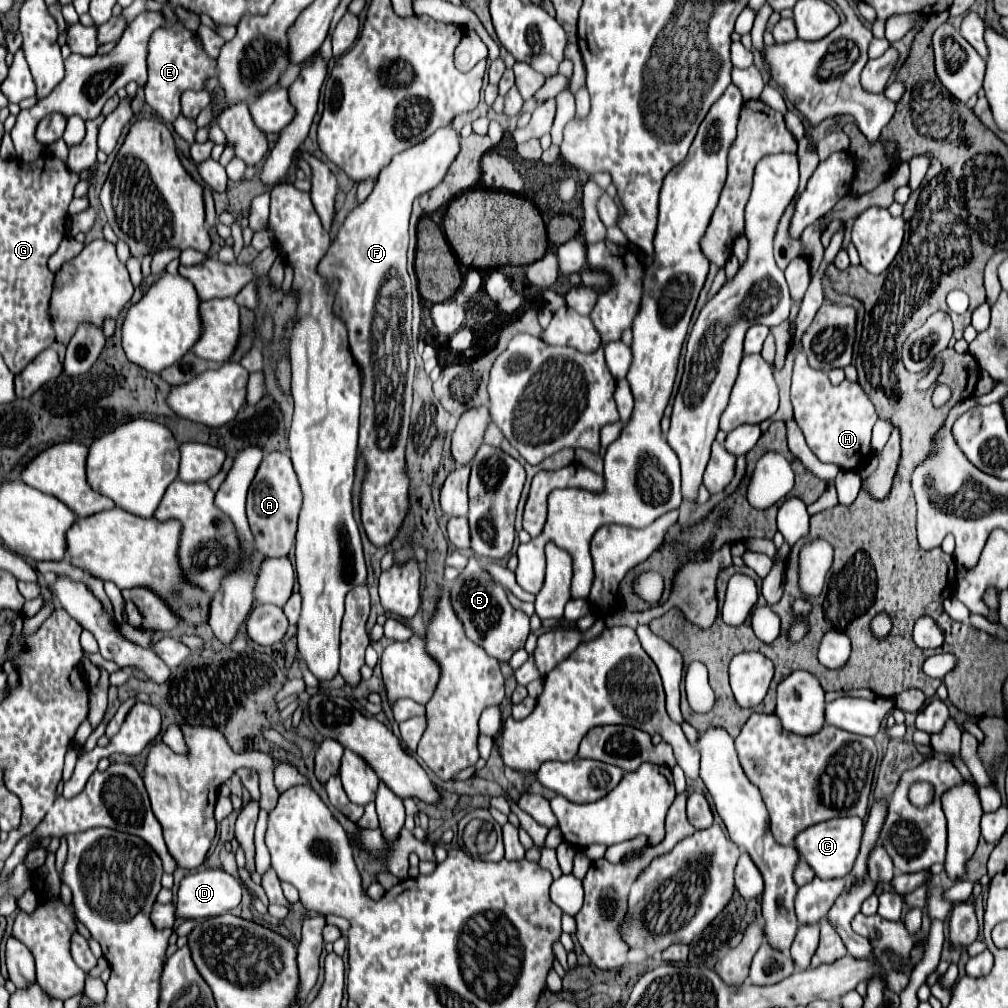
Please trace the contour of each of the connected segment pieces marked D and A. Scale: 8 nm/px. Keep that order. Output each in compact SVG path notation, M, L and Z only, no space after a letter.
M203 869L193 875L187 875L181 881L175 911L177 911L177 917L185 917L185 919L217 917L235 909L241 903L241 897L243 897L243 889L233 875L229 875L223 869Z
M269 453L263 457L261 469L257 471L249 495L247 495L247 519L251 533L255 537L257 549L265 553L267 557L289 557L295 533L297 533L297 517L301 513L303 505L303 493L291 463L291 457L287 453Z

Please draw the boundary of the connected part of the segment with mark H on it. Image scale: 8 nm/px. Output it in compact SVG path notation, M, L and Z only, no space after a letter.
M799 353L793 367L793 385L791 385L791 403L795 409L795 421L801 427L809 449L823 463L837 463L845 471L861 469L872 454L870 447L871 429L877 421L874 405L859 383L843 381L831 385L825 371L813 369L805 357Z

